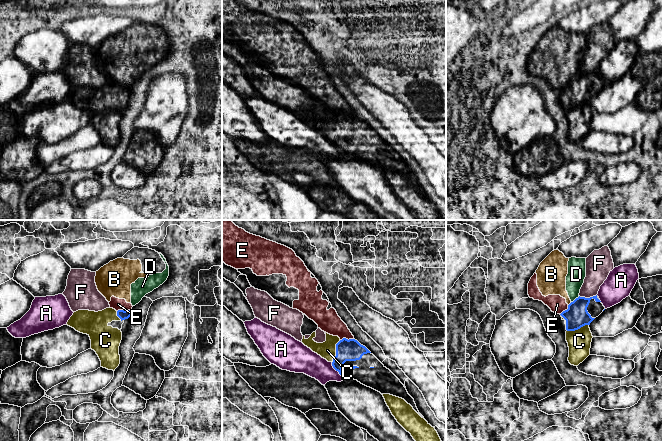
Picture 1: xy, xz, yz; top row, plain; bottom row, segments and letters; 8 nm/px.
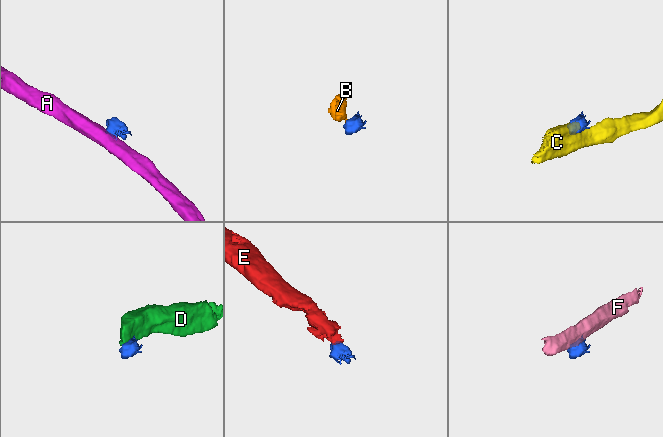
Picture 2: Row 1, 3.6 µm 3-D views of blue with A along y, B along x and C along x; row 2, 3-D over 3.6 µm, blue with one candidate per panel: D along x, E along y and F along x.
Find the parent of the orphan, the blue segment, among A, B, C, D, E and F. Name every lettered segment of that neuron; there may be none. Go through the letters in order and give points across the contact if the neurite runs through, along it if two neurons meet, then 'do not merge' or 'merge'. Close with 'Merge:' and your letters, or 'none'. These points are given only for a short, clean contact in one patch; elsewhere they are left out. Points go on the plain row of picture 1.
A: border along xz (331, 138), (331, 141), (343, 153); do not merge
B: border along yz (571, 78), (568, 81); do not merge
C: do not merge
D: border along yz (579, 72), (571, 78); do not merge
E: border along xy (130, 85), (117, 87); do not merge
F: border along yz (596, 70), (590, 73), (579, 72); do not merge
Merge: none

